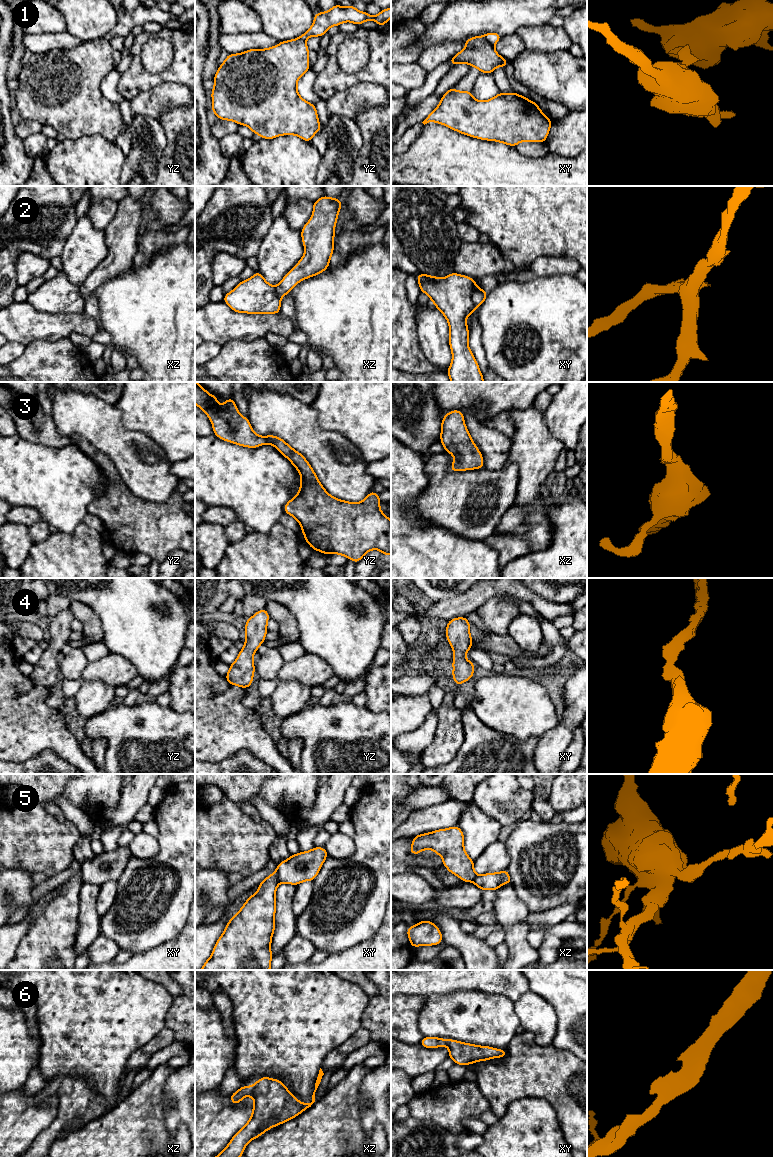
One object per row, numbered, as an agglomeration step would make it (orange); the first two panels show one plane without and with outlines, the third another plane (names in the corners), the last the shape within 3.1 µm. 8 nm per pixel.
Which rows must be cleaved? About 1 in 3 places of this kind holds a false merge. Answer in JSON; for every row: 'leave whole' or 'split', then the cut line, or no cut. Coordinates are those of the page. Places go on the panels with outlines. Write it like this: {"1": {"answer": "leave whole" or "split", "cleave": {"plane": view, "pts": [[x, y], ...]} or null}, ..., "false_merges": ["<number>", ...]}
{"1": {"answer": "split", "cleave": {"plane": "xy", "pts": [[483, 36], [493, 45]]}}, "2": {"answer": "split", "cleave": {"plane": "xy", "pts": [[476, 286], [472, 294], [472, 301], [475, 306]]}}, "3": {"answer": "leave whole", "cleave": null}, "4": {"answer": "leave whole", "cleave": null}, "5": {"answer": "split", "cleave": {"plane": "xy", "pts": [[275, 871], [280, 882]]}}, "6": {"answer": "leave whole", "cleave": null}, "false_merges": ["1", "2", "5"]}

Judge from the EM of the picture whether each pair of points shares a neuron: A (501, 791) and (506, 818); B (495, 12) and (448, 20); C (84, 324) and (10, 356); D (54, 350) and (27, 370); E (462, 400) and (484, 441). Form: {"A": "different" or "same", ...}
{"A": "same", "B": "same", "C": "different", "D": "same", "E": "different"}

